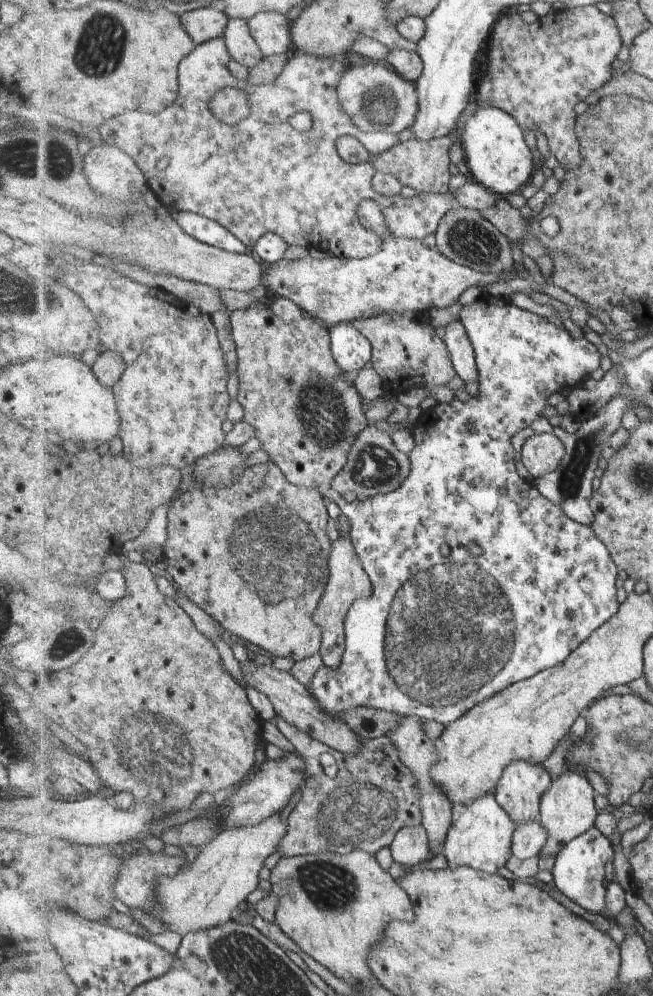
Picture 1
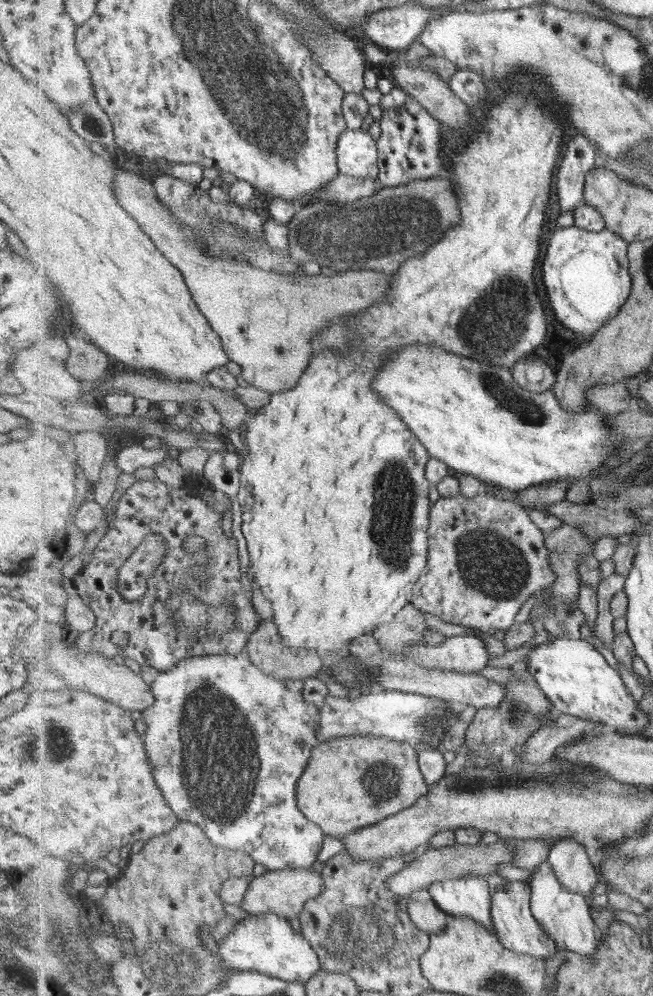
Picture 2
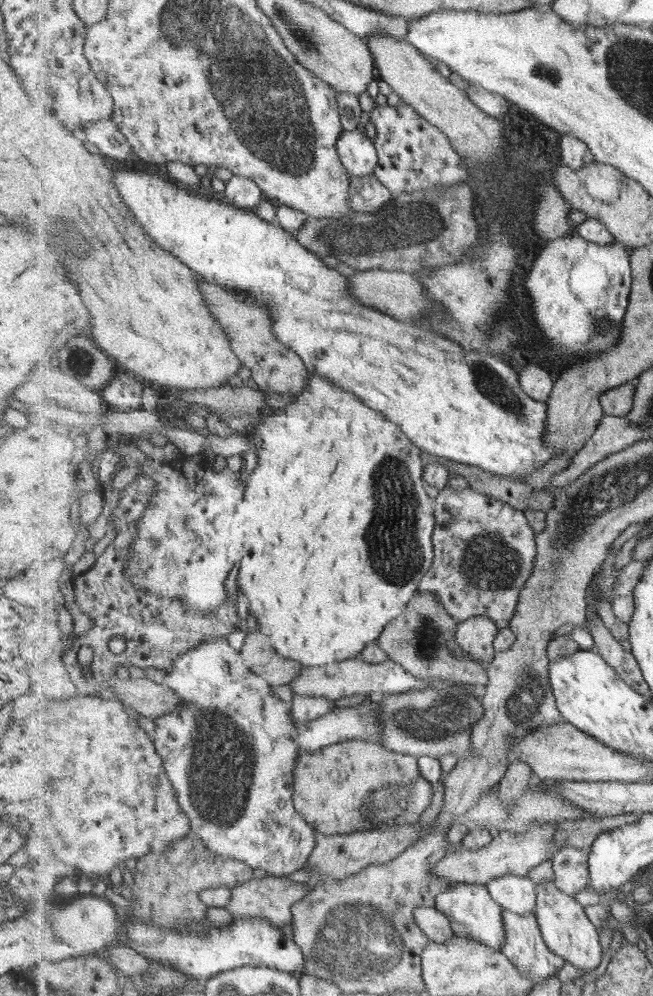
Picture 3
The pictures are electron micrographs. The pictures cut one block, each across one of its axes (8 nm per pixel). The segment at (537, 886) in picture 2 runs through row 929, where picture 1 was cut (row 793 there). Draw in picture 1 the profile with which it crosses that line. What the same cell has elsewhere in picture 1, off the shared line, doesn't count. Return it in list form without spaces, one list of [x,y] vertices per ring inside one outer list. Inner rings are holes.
[[[566,770],[553,781],[553,786],[541,798],[541,814],[539,821],[547,829],[549,836],[541,850],[540,858],[559,856],[561,850],[582,834],[594,827],[597,818],[596,790],[586,775]]]

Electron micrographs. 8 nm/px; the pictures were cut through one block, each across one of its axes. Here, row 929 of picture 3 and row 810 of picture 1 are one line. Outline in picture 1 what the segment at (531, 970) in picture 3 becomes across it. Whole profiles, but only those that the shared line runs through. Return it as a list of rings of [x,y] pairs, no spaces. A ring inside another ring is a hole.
[[[516,760],[505,768],[495,795],[497,802],[520,825],[539,820],[541,798],[551,790],[551,786],[551,776],[542,764]]]

